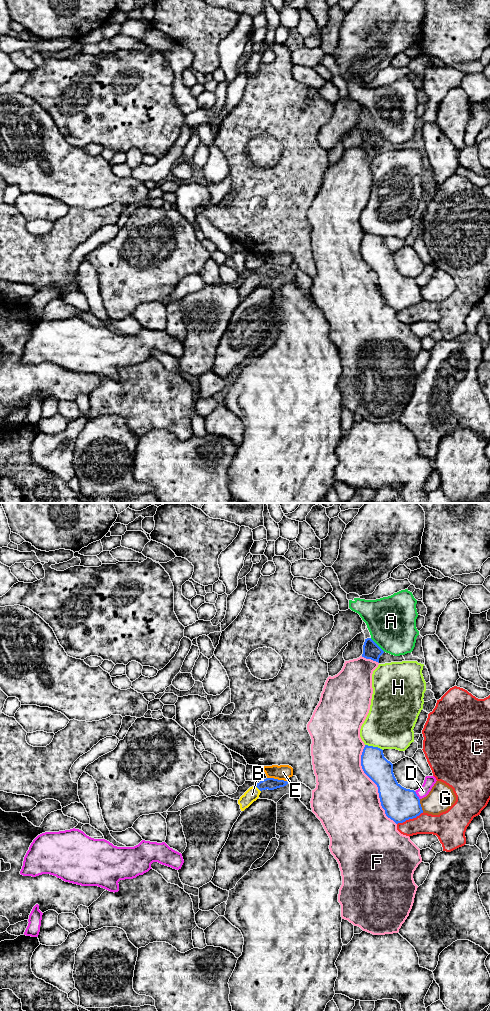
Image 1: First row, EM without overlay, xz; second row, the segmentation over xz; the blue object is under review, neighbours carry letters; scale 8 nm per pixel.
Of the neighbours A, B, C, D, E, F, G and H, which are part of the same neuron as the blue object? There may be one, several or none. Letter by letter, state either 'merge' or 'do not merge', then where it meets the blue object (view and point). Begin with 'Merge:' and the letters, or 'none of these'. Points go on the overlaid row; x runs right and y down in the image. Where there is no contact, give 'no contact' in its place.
Merge: B
A: do not merge; contact xz (376, 644)
B: merge; contact xz (258, 788)
C: do not merge; contact xz (410, 818)
D: do not merge; contact xz (416, 795)
E: do not merge; contact xz (277, 779)
F: do not merge; contact xz (376, 784)
G: do not merge; contact xz (420, 805)
H: do not merge; contact xz (374, 747)

